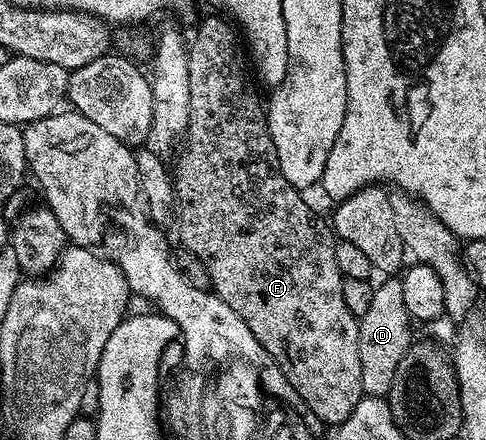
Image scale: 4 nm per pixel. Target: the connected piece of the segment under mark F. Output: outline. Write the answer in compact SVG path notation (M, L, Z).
M225 17L206 18L198 26L198 31L188 42L188 100L190 101L190 119L187 132L180 149L177 151L178 163L172 166L174 179L174 196L181 205L176 210L176 223L178 222L178 238L181 249L187 250L204 268L210 277L210 290L215 292L220 300L228 304L236 315L252 330L253 336L267 350L274 360L275 366L284 372L284 376L292 384L295 395L307 407L309 413L315 414L319 423L331 422L337 424L346 422L348 416L360 404L362 399L362 381L360 380L360 336L358 335L358 318L348 312L348 304L344 304L342 295L342 273L336 264L336 235L331 223L326 222L305 202L303 191L298 190L280 172L280 160L276 160L276 144L272 144L270 129L266 123L264 102L258 99L254 91L255 83L252 81L252 70L248 65L247 55L244 53L243 43L237 29Z

